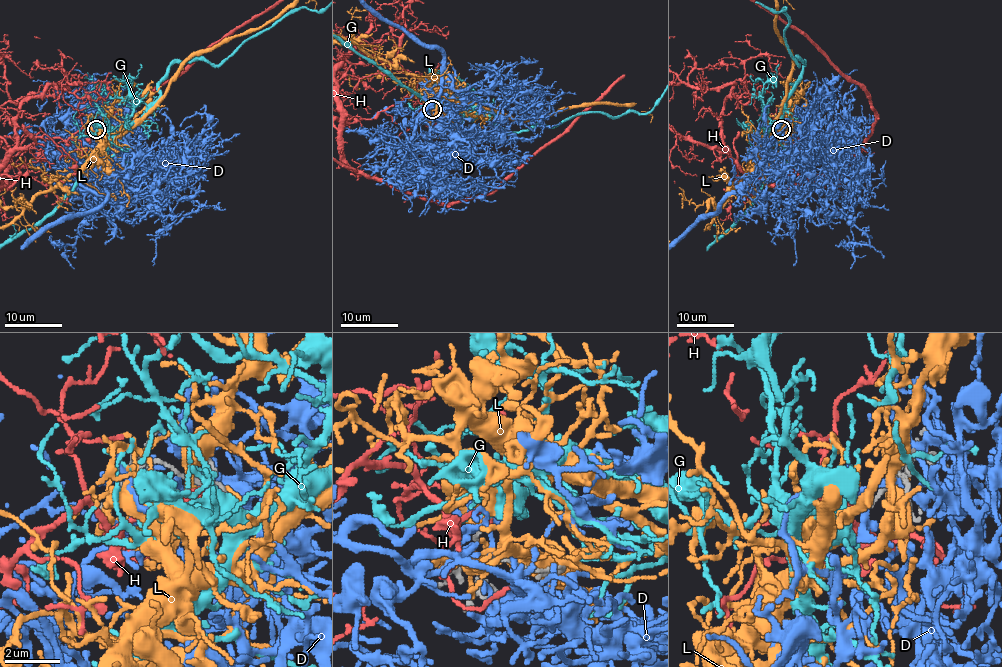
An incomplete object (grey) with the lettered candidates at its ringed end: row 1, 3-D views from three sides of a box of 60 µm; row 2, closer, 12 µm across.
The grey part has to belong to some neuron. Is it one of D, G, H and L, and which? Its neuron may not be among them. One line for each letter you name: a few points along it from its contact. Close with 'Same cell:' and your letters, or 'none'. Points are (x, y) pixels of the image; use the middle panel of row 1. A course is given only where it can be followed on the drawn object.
Same cell: G

